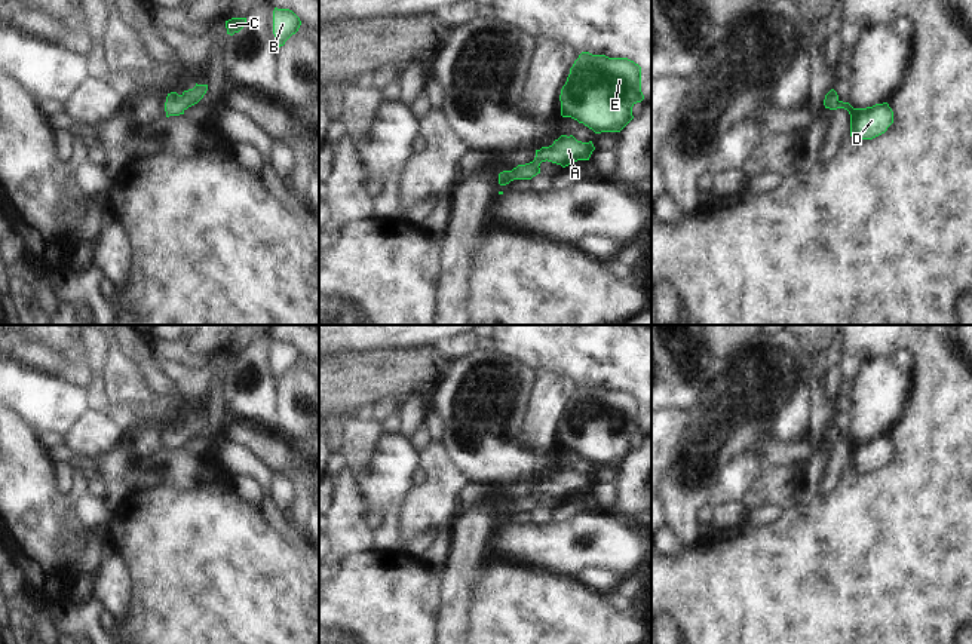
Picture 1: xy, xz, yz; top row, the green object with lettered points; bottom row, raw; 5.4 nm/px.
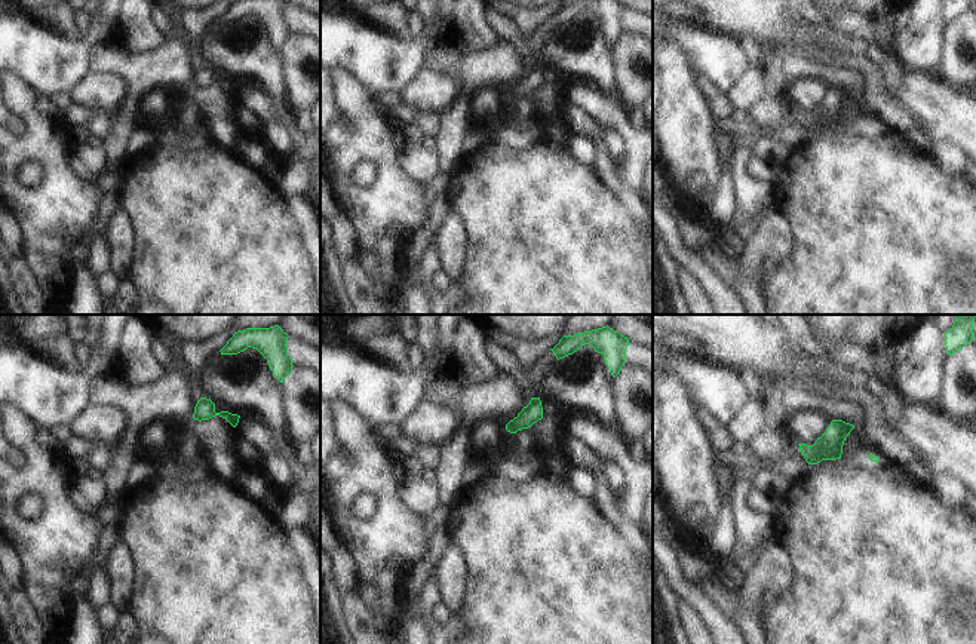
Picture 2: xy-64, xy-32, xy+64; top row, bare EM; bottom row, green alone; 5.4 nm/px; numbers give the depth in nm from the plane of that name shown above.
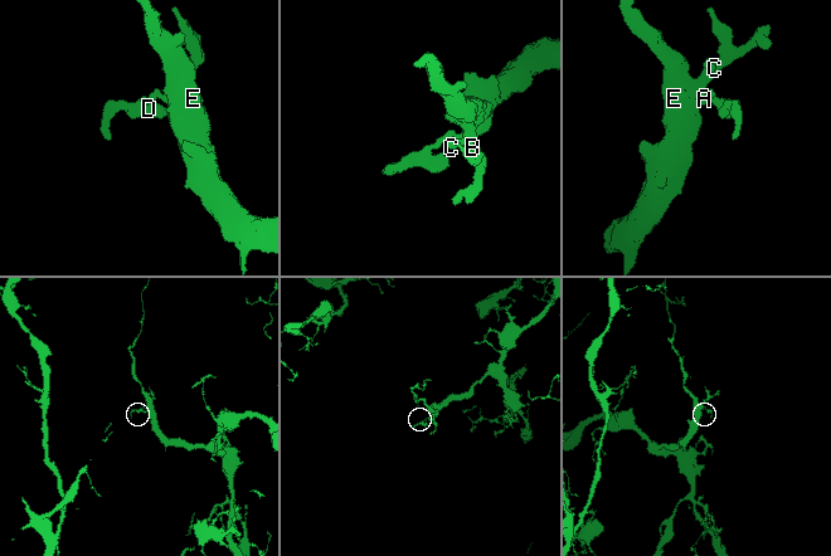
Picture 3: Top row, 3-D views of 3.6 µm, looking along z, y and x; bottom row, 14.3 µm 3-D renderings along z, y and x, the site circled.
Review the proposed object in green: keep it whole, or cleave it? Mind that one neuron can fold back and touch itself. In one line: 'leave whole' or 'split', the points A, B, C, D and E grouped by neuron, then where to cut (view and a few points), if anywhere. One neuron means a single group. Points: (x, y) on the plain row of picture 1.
leave whole; groups A B C D E; cut none

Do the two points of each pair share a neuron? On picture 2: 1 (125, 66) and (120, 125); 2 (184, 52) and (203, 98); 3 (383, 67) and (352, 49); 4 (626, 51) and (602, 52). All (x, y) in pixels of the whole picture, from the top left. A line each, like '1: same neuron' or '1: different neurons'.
1: same neuron
2: same neuron
3: same neuron
4: different neurons

